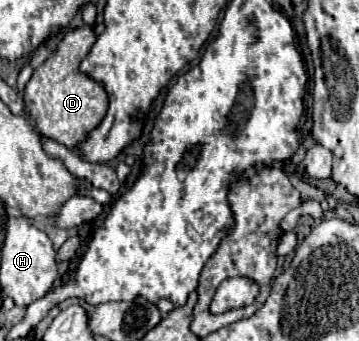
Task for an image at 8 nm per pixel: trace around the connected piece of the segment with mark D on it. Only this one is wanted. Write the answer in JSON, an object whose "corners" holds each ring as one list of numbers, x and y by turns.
{"corners":[[83,25,75,31,69,31,57,45,57,51,33,71,33,77,23,91,25,113,33,121,35,129,43,137,49,137,69,149,77,149,79,141,83,141,85,135,91,133,107,113,107,93,103,87,87,75,79,73,79,63,89,53,93,43,93,27]]}

